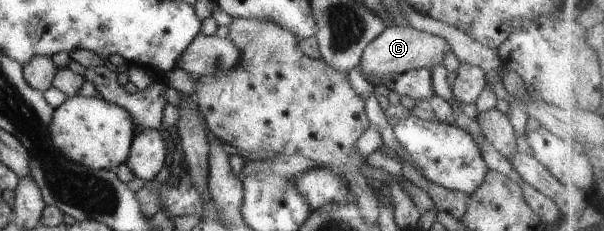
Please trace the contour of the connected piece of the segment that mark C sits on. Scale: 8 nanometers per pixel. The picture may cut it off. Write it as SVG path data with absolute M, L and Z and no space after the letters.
M408 23L401 26L392 25L364 48L360 65L367 75L367 79L375 86L381 83L381 79L388 74L444 66L448 51L451 51L451 45L442 36L416 29Z

